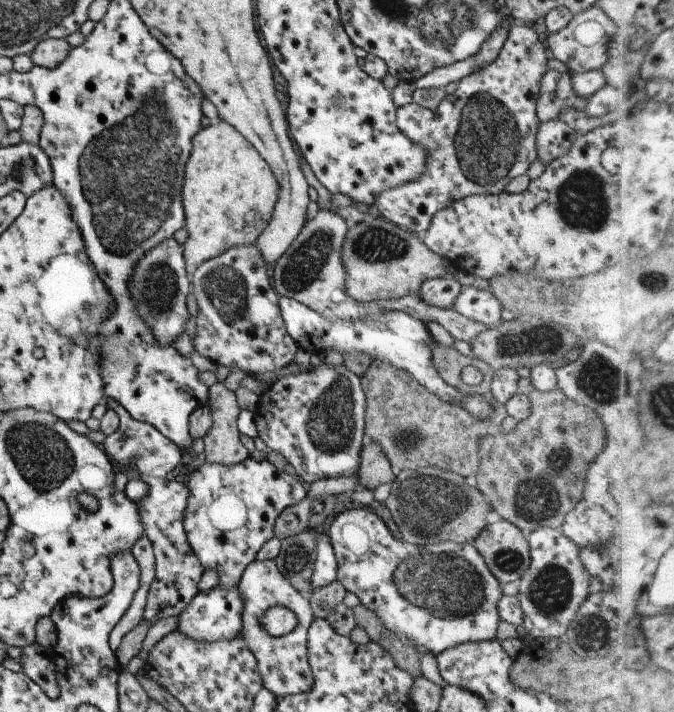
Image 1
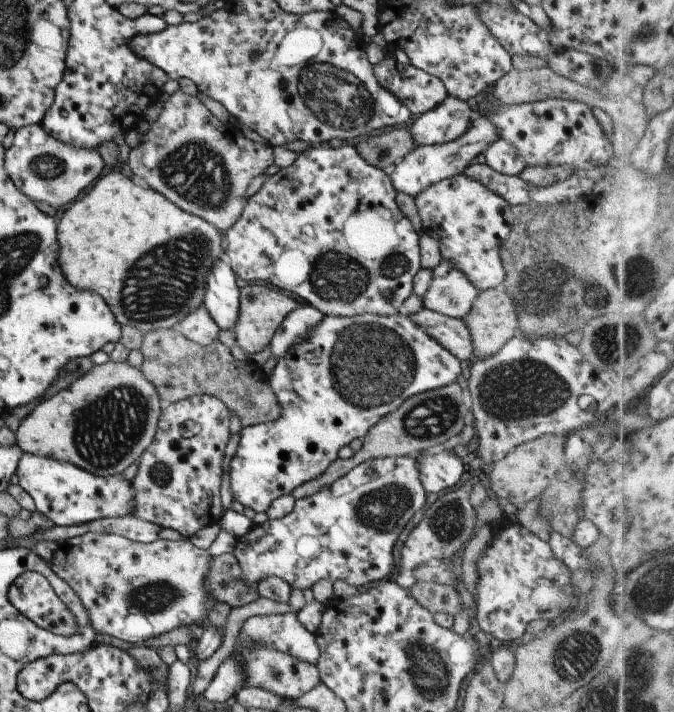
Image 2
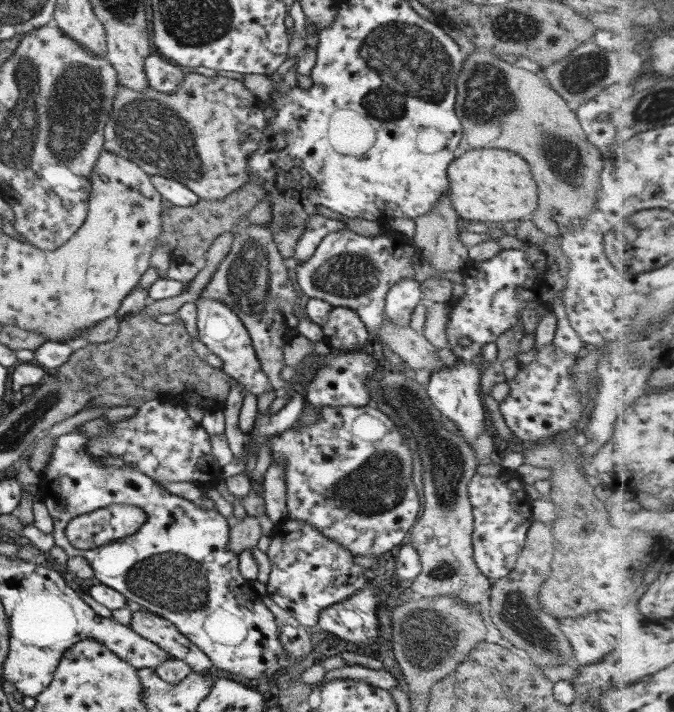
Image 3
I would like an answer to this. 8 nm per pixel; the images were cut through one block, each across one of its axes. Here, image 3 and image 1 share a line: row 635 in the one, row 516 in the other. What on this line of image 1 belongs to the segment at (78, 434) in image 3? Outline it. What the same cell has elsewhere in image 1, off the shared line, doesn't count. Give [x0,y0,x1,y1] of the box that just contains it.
[184,457,308,588]

